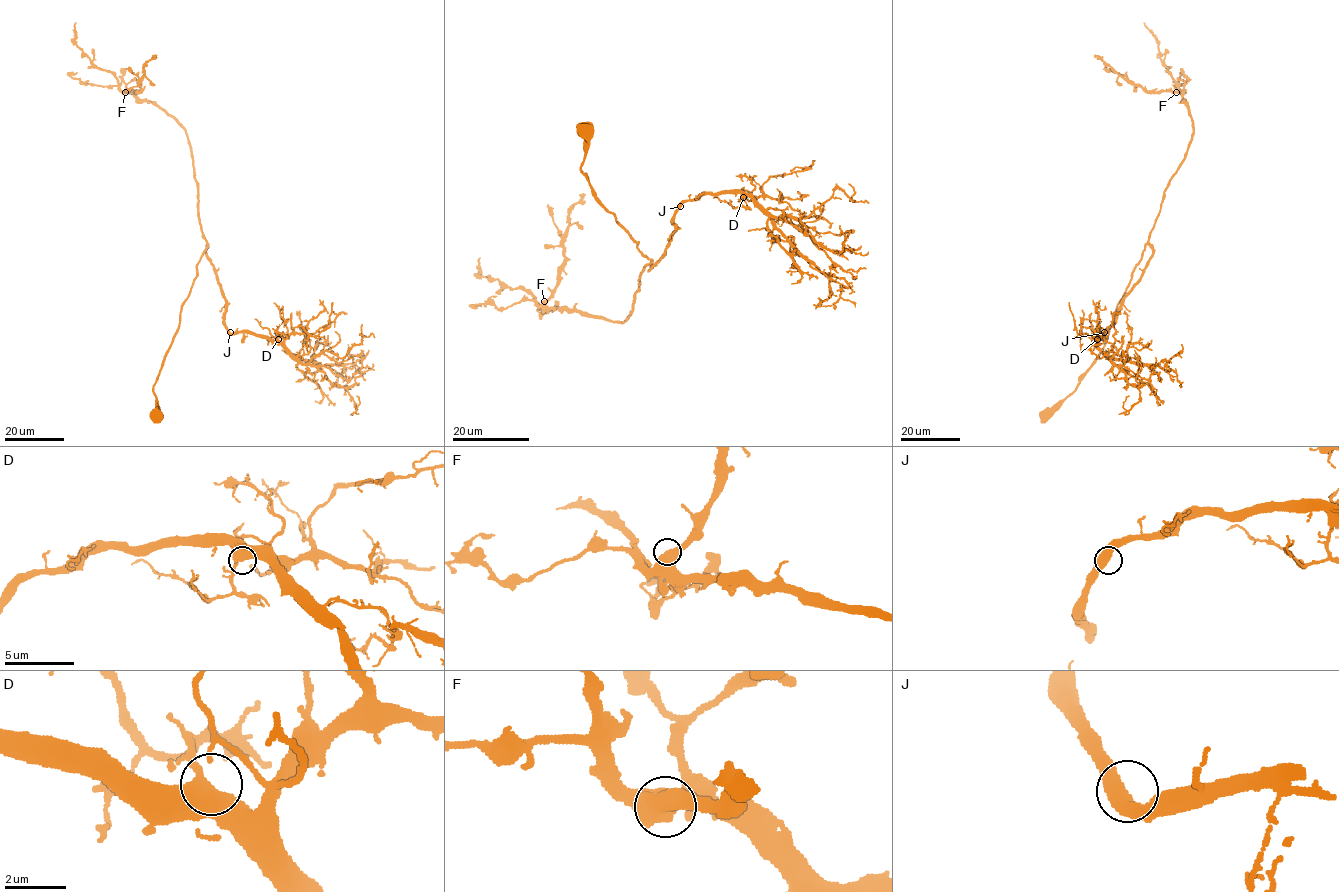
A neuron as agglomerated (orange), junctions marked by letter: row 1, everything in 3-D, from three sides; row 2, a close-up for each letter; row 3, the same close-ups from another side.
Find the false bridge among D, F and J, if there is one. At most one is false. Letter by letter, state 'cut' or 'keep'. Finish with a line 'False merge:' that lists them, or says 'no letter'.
D: keep
F: keep
J: keep
False merge: no letter

